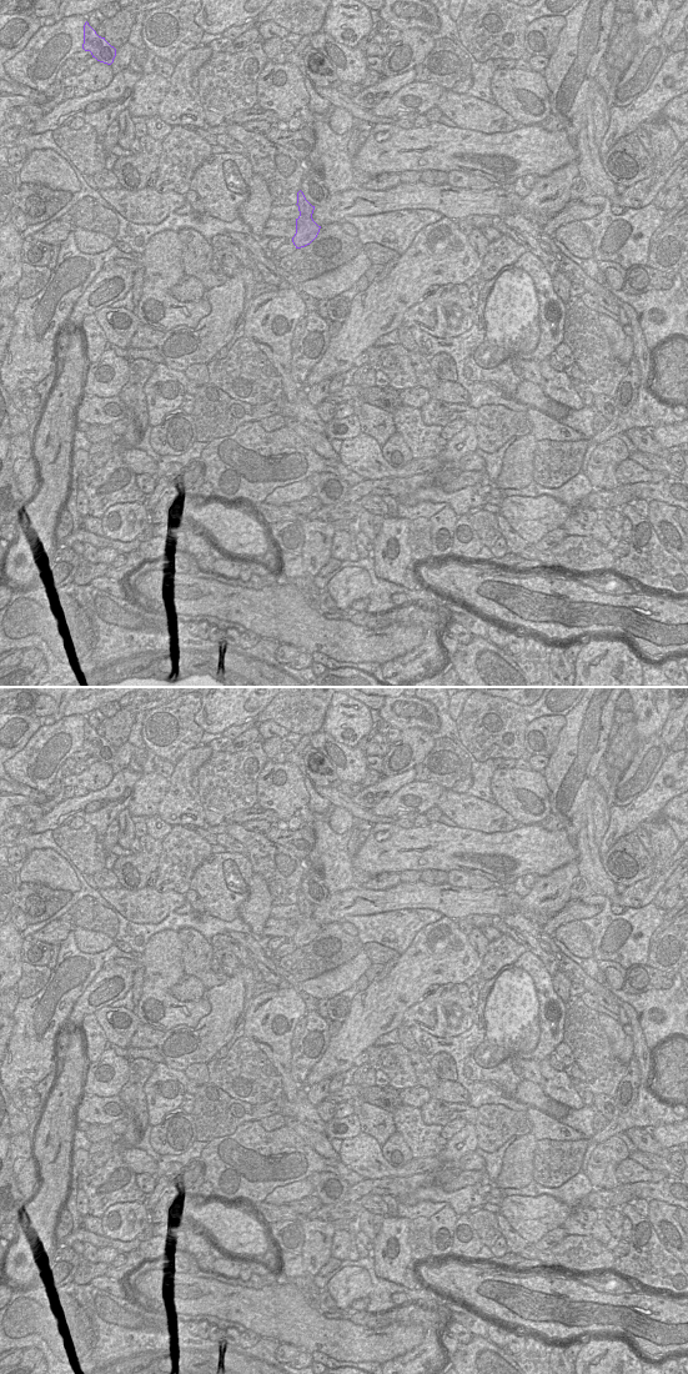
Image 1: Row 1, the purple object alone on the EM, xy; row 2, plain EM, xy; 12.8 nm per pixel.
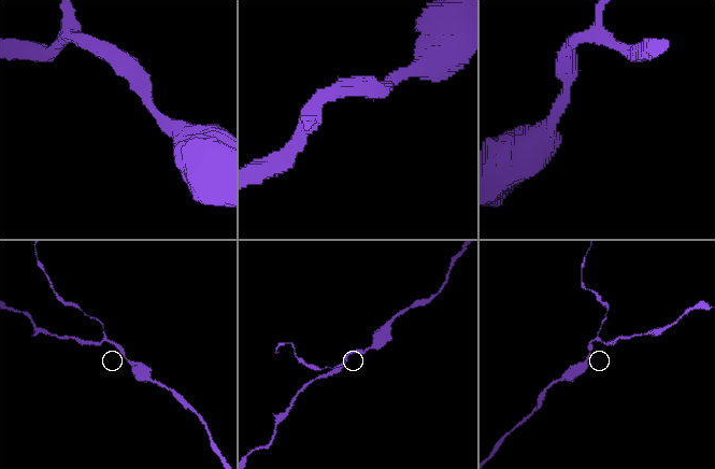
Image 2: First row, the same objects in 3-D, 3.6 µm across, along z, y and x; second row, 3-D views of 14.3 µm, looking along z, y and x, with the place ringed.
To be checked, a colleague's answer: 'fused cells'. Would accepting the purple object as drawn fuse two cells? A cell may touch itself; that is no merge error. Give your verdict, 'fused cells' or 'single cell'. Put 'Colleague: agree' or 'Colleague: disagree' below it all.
single cell
Colleague: disagree

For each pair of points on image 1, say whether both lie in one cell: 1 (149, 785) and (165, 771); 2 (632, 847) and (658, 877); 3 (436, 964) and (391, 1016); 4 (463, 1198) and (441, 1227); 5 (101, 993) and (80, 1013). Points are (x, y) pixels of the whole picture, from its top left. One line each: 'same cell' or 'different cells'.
1: different cells
2: different cells
3: same cell
4: different cells
5: same cell

